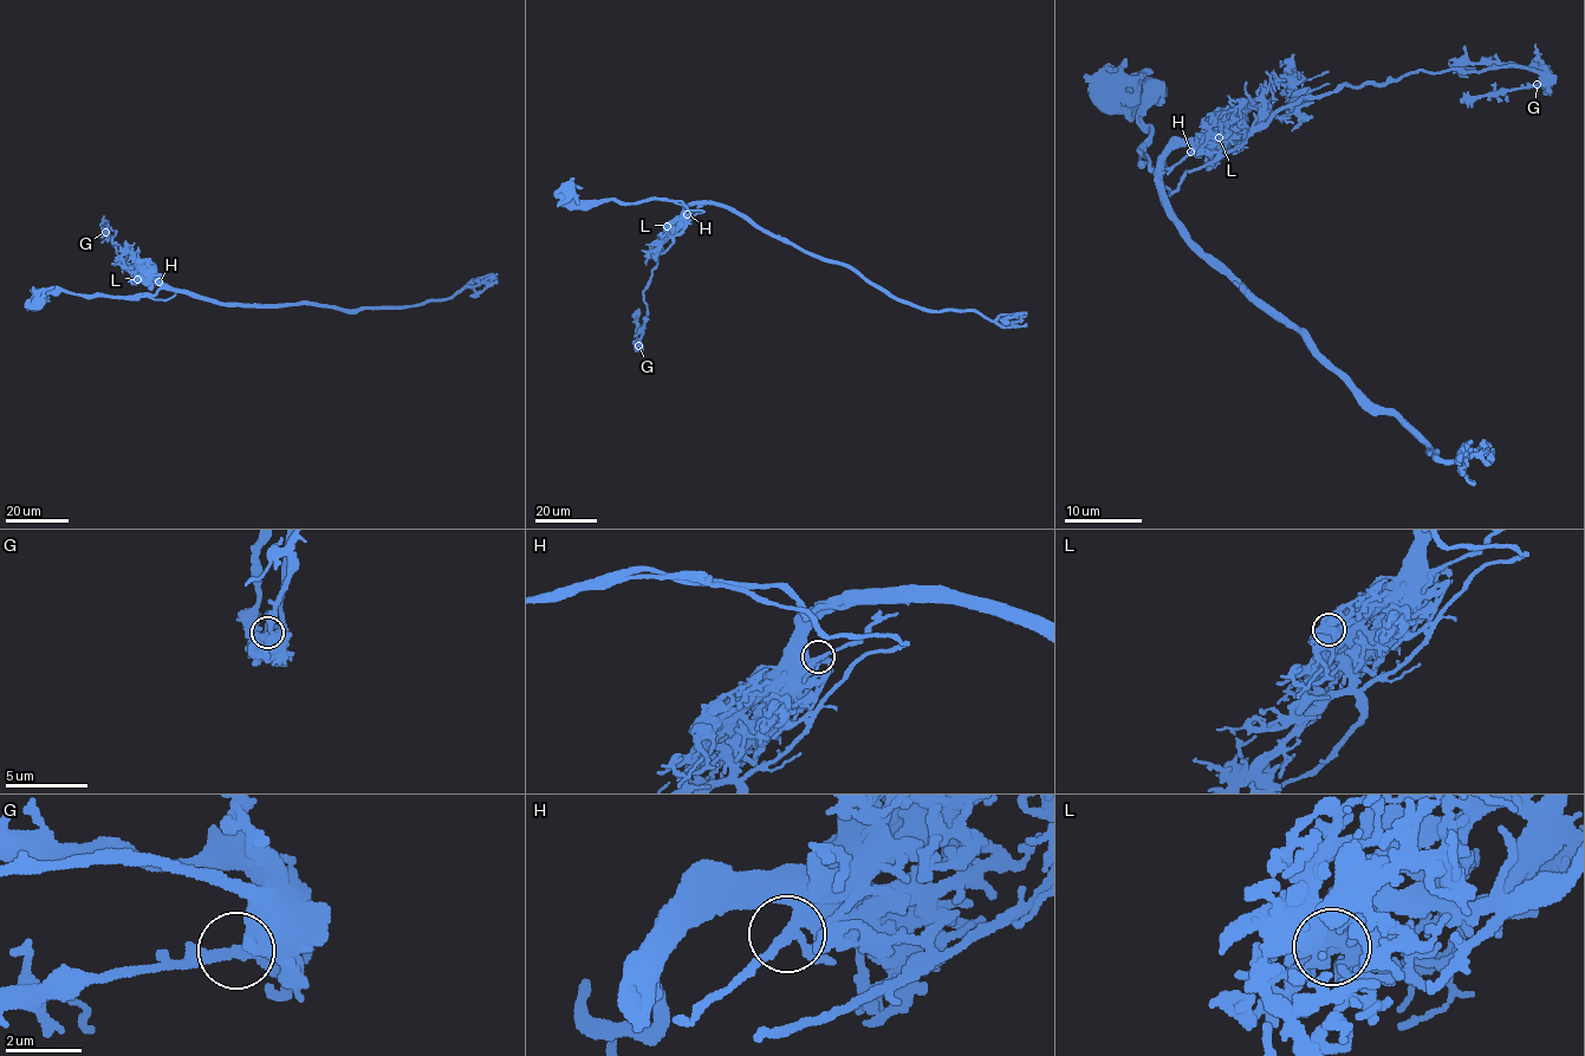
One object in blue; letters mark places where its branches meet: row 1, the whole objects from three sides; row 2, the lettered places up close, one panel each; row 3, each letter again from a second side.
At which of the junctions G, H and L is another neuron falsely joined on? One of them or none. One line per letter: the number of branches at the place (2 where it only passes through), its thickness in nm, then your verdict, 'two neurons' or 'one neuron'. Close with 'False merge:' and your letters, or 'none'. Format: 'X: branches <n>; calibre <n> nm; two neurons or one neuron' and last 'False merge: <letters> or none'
G: branches 2; calibre 400 nm; one neuron
H: branches 3; calibre 200 nm; one neuron
L: branches 6; calibre 440 nm; two neurons
False merge: L

